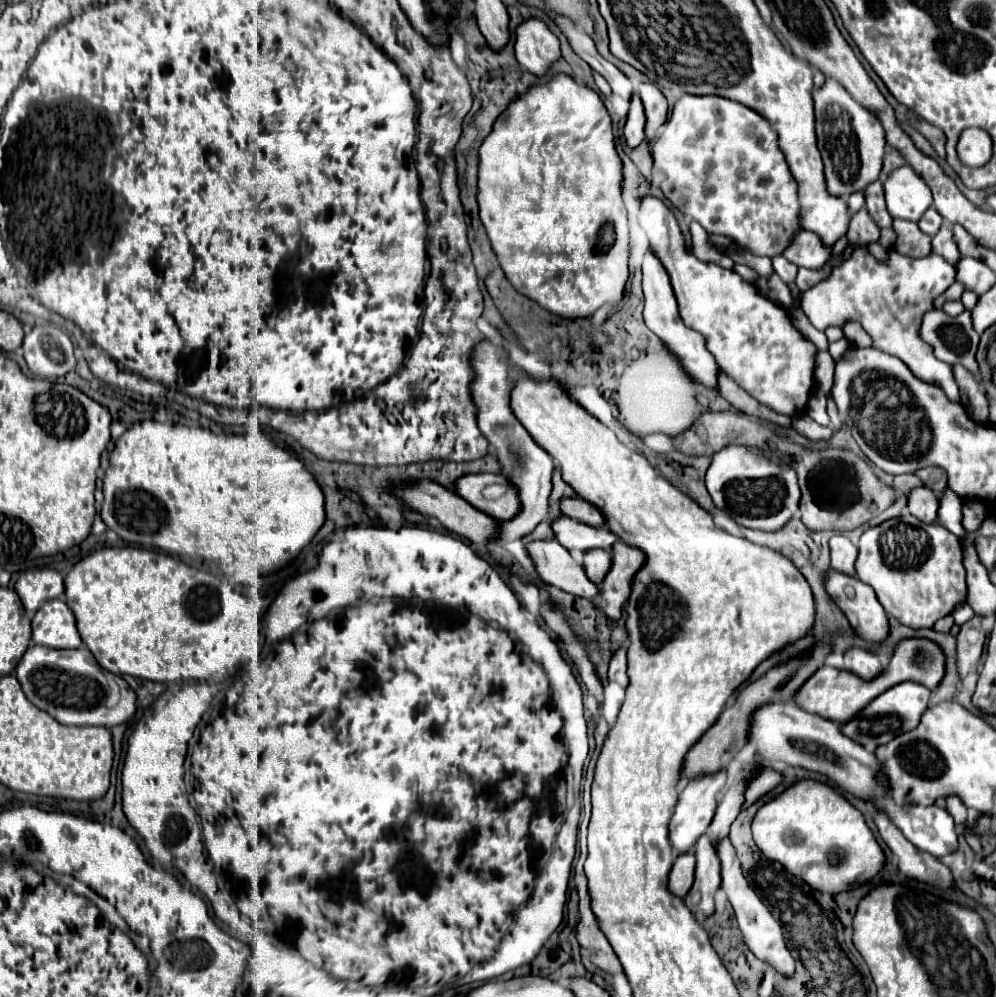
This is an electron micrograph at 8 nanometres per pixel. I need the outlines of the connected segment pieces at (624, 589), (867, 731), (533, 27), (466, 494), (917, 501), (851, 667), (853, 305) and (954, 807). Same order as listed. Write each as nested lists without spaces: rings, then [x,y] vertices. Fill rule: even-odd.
[[[621,541],[613,545],[611,553],[613,567],[601,583],[601,595],[607,601],[607,607],[603,609],[605,615],[615,621],[621,617],[621,607],[629,599],[629,585],[633,583],[633,573],[637,573],[637,569],[641,569],[641,565],[645,563],[645,553]]]
[[[905,681],[899,683],[891,689],[887,689],[885,693],[881,693],[879,697],[875,697],[865,709],[861,709],[851,721],[841,725],[841,733],[845,733],[847,737],[853,737],[853,741],[861,743],[865,749],[879,747],[889,743],[893,737],[907,733],[911,729],[915,729],[919,725],[919,717],[923,715],[923,711],[927,709],[929,703],[929,695],[931,691],[919,683],[913,681]]]
[[[523,21],[517,27],[515,57],[529,73],[543,77],[549,67],[561,59],[559,39],[545,27],[543,21]]]
[[[477,473],[457,479],[457,493],[497,521],[513,519],[519,513],[519,495],[511,481],[495,473]]]
[[[919,487],[919,489],[911,491],[907,507],[909,507],[909,513],[915,515],[919,521],[935,523],[937,521],[937,509],[939,509],[939,497],[931,489]]]
[[[853,647],[853,649],[847,649],[845,651],[845,665],[843,665],[847,671],[853,671],[857,673],[859,677],[863,679],[873,679],[881,673],[881,663],[877,659],[877,655],[869,649],[861,649],[861,647]]]
[[[857,249],[847,261],[843,261],[843,265],[833,269],[829,279],[803,293],[801,309],[819,331],[825,331],[829,325],[843,327],[847,321],[861,321],[863,329],[871,335],[875,349],[899,357],[917,379],[937,385],[951,401],[959,403],[961,397],[951,365],[939,361],[933,355],[931,345],[919,337],[921,317],[933,309],[933,299],[953,283],[955,267],[941,255],[933,253],[923,259],[913,259],[891,251],[889,261],[879,263],[867,249]],[[911,311],[917,311],[917,317],[903,317]]]
[[[955,797],[947,799],[947,811],[951,813],[951,817],[955,819],[955,829],[957,833],[963,831],[963,825],[967,821],[967,807],[961,801],[955,801]]]

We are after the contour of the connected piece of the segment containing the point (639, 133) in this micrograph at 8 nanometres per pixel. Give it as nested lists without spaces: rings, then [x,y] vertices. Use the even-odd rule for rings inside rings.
[[[635,95],[631,99],[631,109],[629,109],[629,119],[625,123],[625,141],[631,149],[639,147],[645,141],[645,113],[641,99]]]

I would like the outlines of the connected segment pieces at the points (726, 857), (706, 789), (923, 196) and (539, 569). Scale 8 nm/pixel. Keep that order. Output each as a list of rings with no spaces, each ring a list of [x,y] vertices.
[[[729,837],[717,841],[715,845],[717,853],[719,853],[719,859],[721,859],[721,887],[723,891],[727,893],[727,899],[731,901],[733,909],[735,909],[735,915],[737,915],[737,921],[739,921],[739,929],[743,931],[743,937],[745,937],[745,943],[747,947],[761,959],[761,961],[767,961],[771,967],[775,967],[781,975],[789,977],[793,975],[795,971],[795,961],[791,957],[791,951],[787,949],[785,945],[785,939],[783,939],[783,931],[781,931],[781,925],[773,919],[769,907],[757,897],[757,893],[753,891],[753,887],[749,885],[749,881],[745,879],[745,875],[741,873],[741,863],[735,855],[735,847],[731,845]]]
[[[715,773],[715,775],[701,775],[701,777],[695,777],[687,783],[687,787],[681,791],[679,795],[679,803],[675,807],[675,813],[671,817],[671,823],[669,823],[669,839],[671,839],[671,845],[679,851],[679,853],[687,853],[693,849],[695,841],[707,833],[707,827],[711,825],[711,819],[713,819],[713,813],[717,809],[717,793],[725,787],[727,783],[727,773]]]
[[[899,167],[883,183],[887,209],[893,219],[919,221],[931,207],[931,191],[927,183],[909,167]]]
[[[533,541],[527,545],[535,565],[535,573],[543,583],[555,585],[571,595],[593,599],[599,589],[589,577],[585,577],[583,565],[579,565],[569,551],[557,541]]]

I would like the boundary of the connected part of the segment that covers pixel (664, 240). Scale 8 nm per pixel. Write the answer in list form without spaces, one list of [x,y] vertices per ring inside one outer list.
[[[641,197],[637,219],[671,277],[681,319],[707,339],[707,349],[717,365],[763,405],[789,417],[801,413],[813,389],[817,349],[793,327],[787,311],[765,299],[753,283],[743,281],[735,271],[699,261],[687,249],[675,215],[661,199]]]

